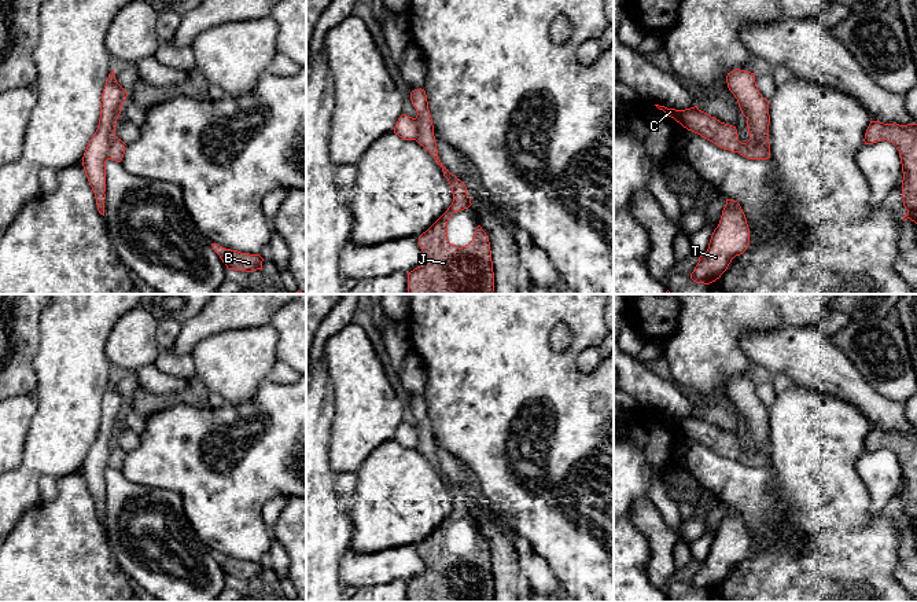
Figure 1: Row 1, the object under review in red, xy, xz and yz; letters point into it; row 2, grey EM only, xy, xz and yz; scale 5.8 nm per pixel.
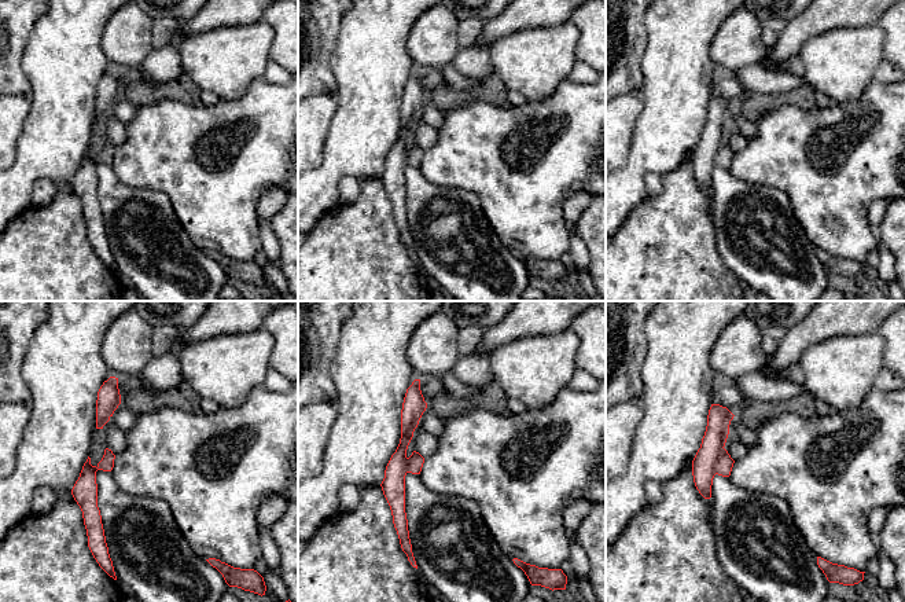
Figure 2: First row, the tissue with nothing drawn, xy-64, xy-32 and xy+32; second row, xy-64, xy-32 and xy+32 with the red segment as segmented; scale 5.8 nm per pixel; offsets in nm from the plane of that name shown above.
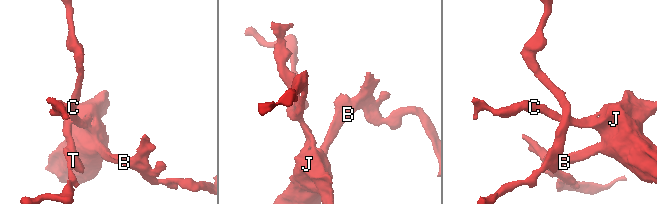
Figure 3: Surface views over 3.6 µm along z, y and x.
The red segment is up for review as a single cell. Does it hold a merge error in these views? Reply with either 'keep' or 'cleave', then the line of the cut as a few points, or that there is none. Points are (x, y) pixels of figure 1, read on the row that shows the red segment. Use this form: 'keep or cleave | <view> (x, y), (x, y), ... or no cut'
cleave | xy (114, 135), (107, 158)

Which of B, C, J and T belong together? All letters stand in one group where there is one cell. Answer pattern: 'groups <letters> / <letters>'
groups B C J / T

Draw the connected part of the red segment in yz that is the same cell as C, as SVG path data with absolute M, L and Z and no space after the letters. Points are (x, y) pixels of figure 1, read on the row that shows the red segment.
M659 104L655 106L688 131L700 135L723 150L739 153L748 159L770 158L769 140L761 144L754 144L751 140L741 143L736 126L721 122L715 117L699 110L697 106L685 110L667 109Z

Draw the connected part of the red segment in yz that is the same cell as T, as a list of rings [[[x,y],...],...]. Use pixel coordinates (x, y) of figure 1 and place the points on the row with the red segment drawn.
[[[726,199],[718,227],[714,230],[707,252],[690,274],[696,283],[710,285],[721,278],[736,256],[750,245],[750,228],[737,201]]]

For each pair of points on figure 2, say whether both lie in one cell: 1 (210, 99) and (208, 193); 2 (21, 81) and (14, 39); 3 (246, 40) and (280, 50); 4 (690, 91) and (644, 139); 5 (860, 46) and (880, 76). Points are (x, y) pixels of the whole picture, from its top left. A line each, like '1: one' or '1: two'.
1: two
2: one
3: two
4: one
5: two

